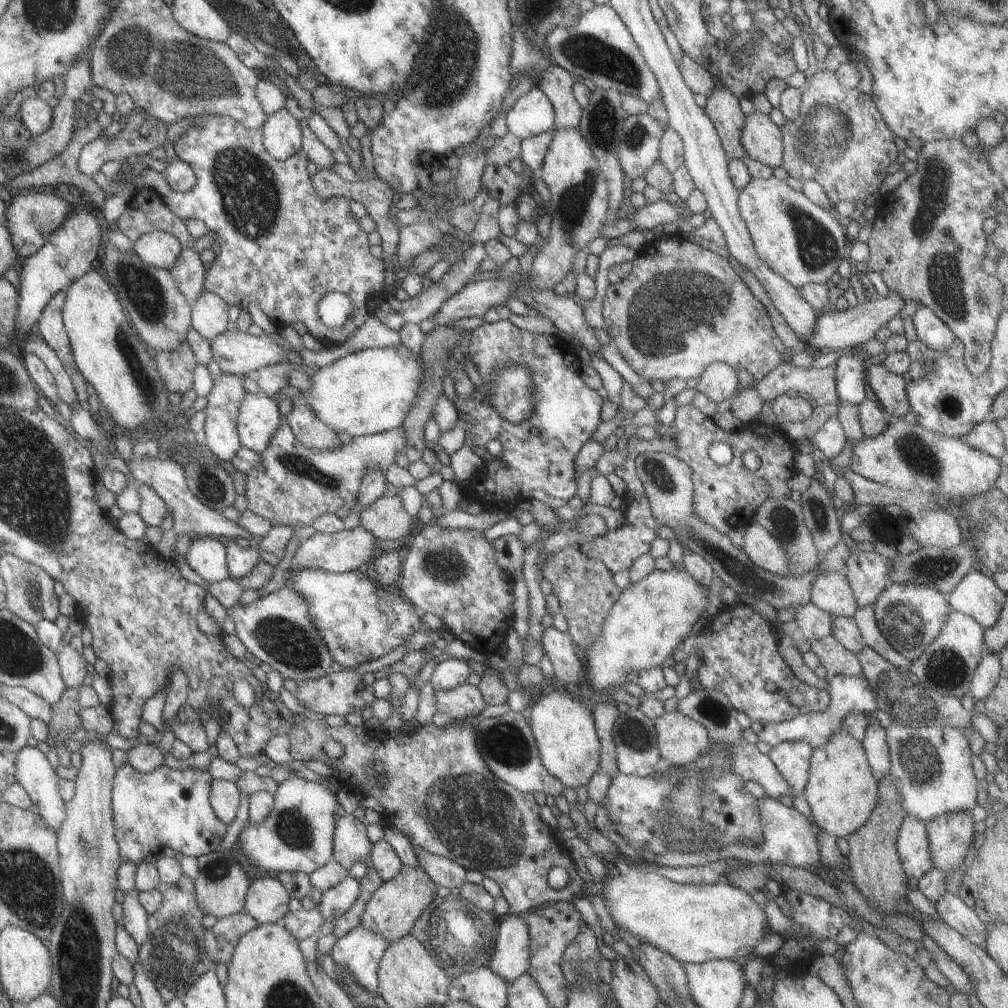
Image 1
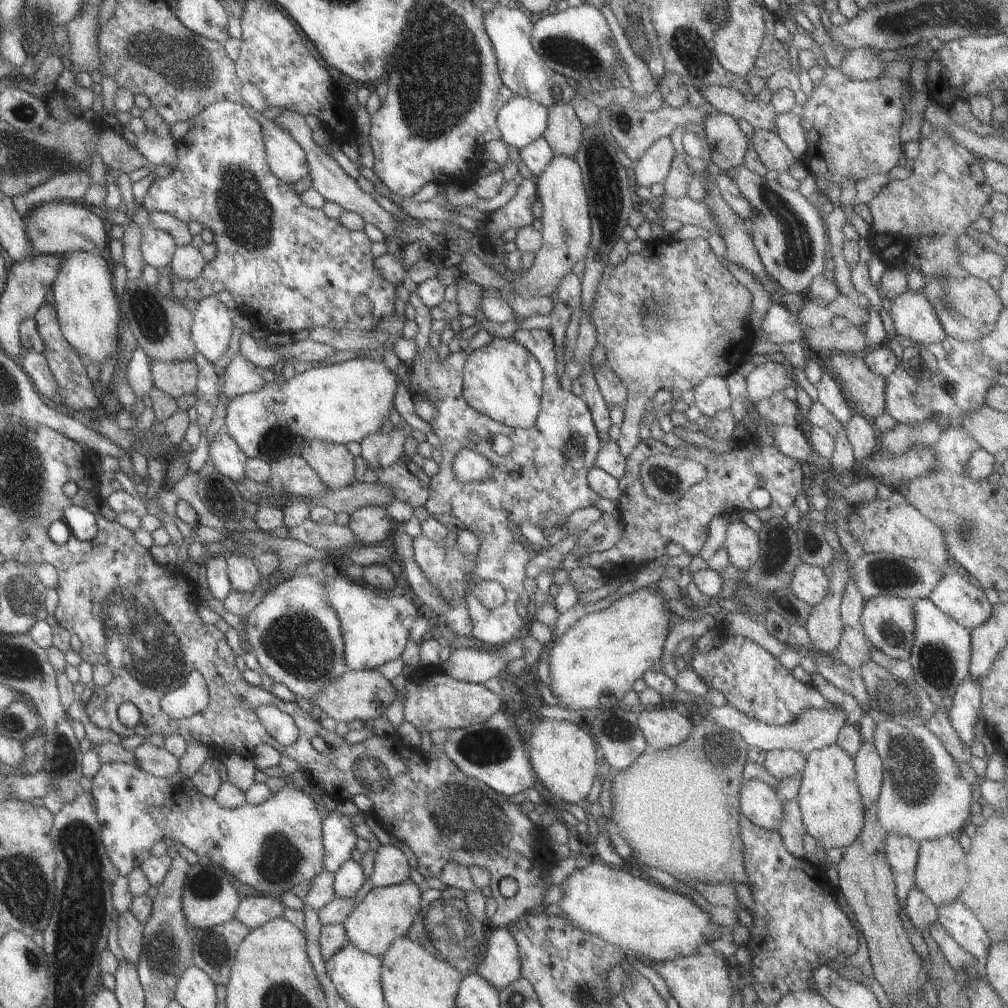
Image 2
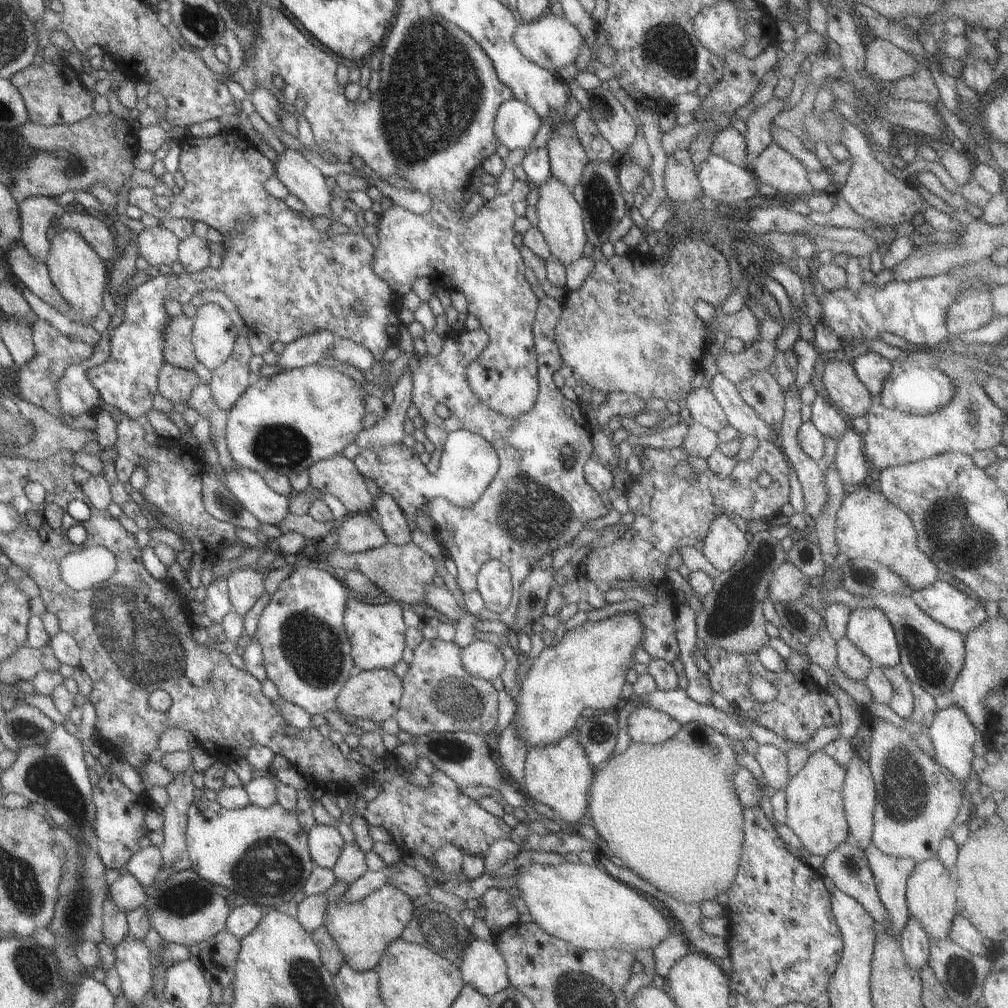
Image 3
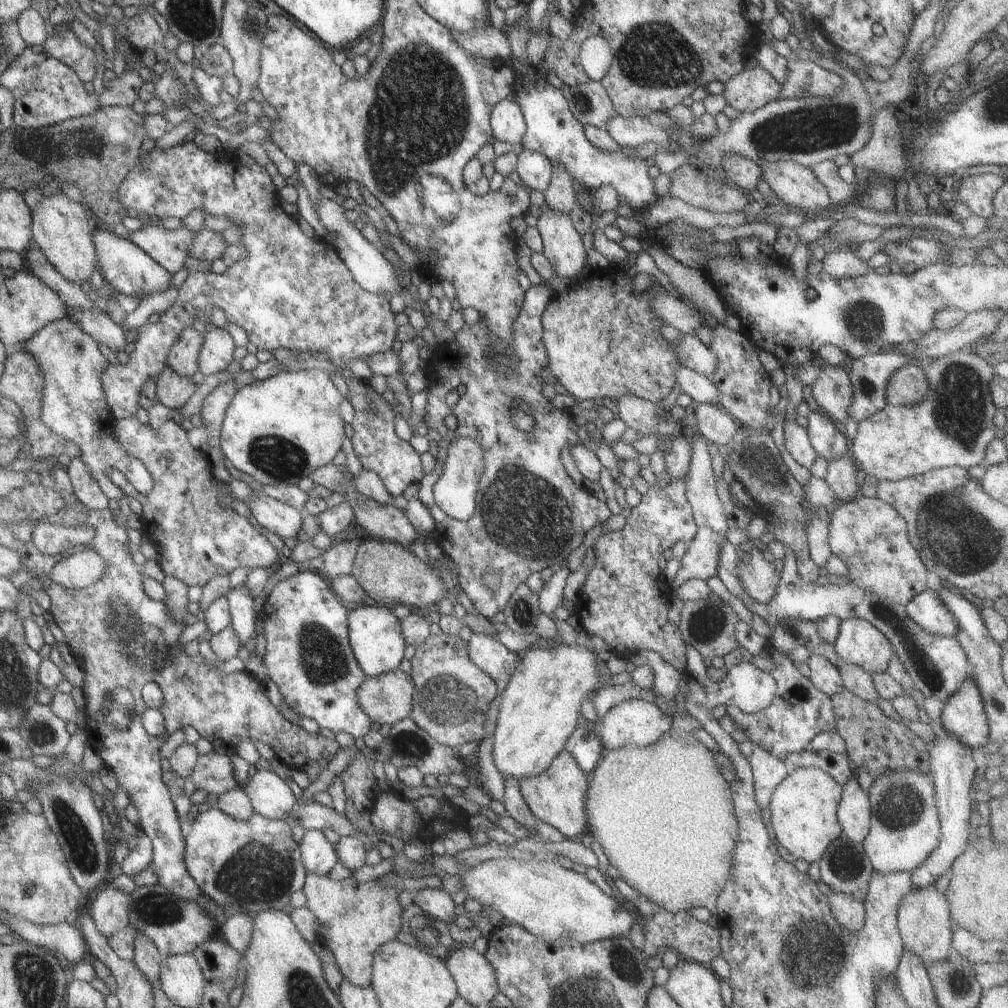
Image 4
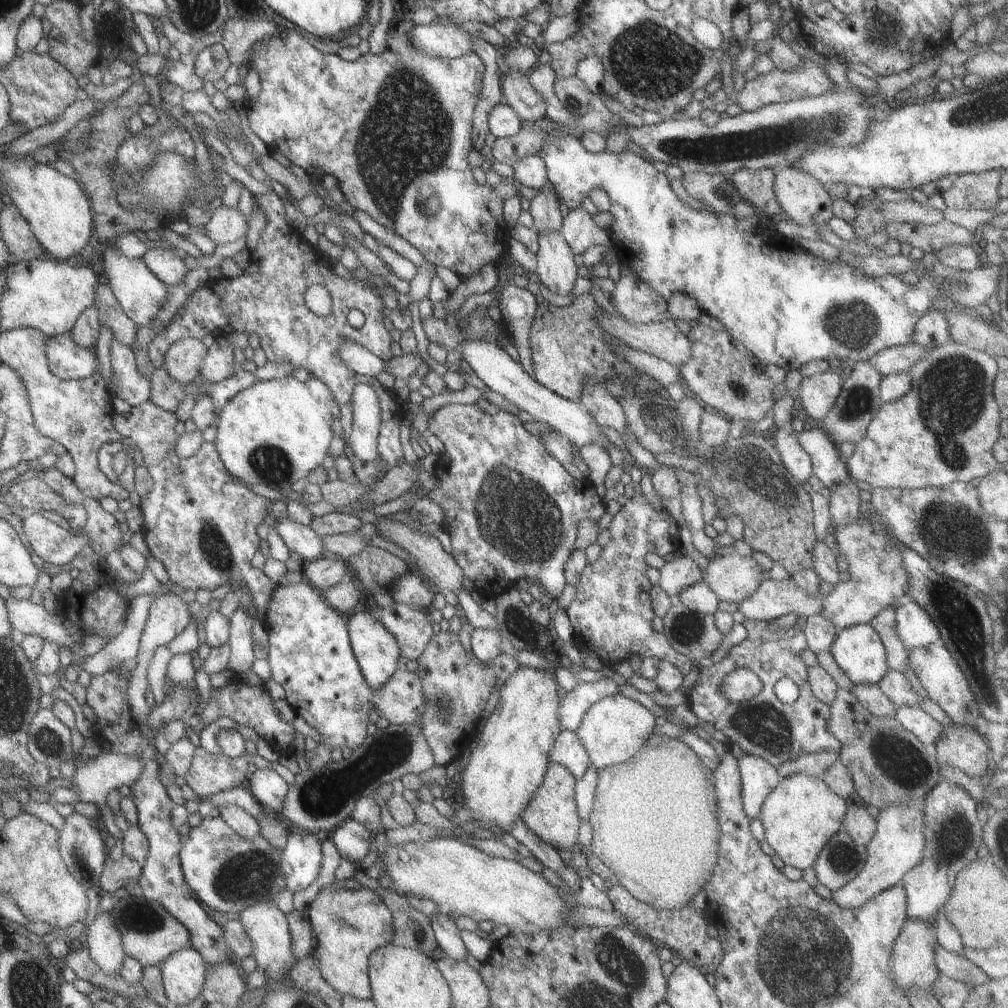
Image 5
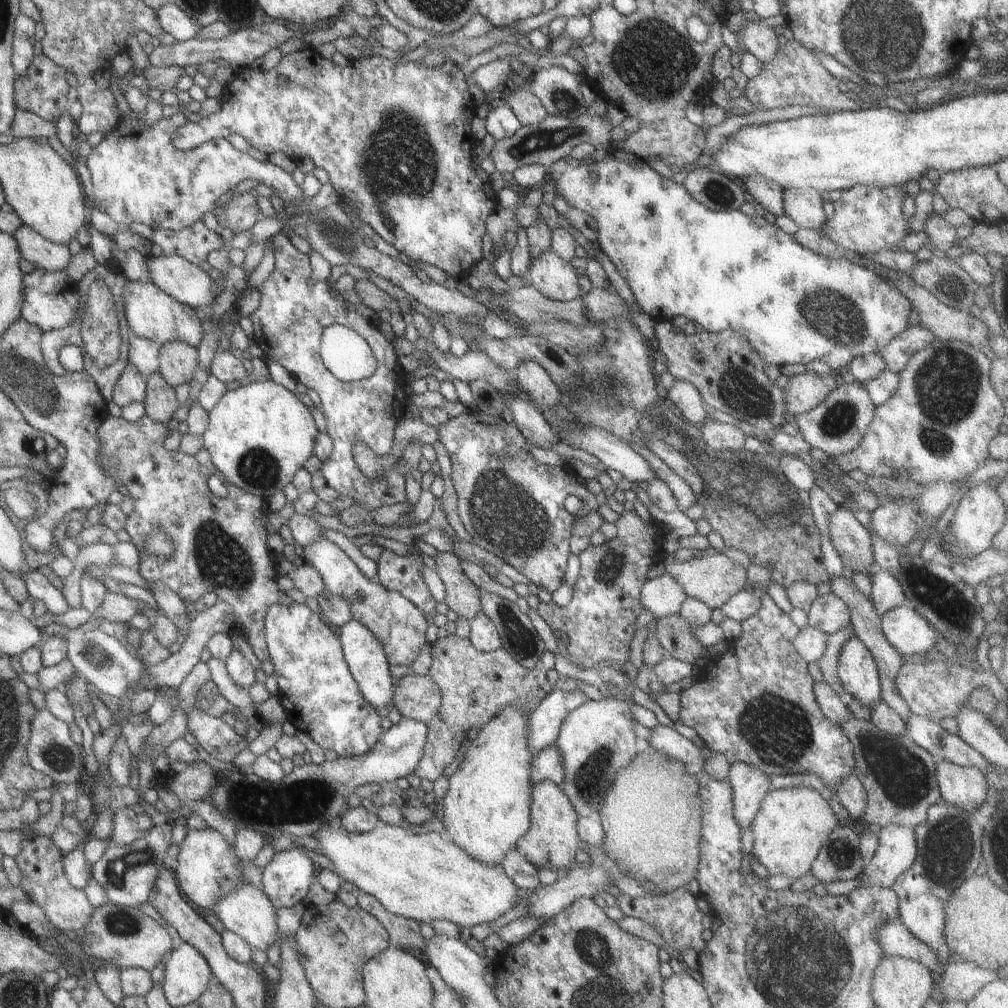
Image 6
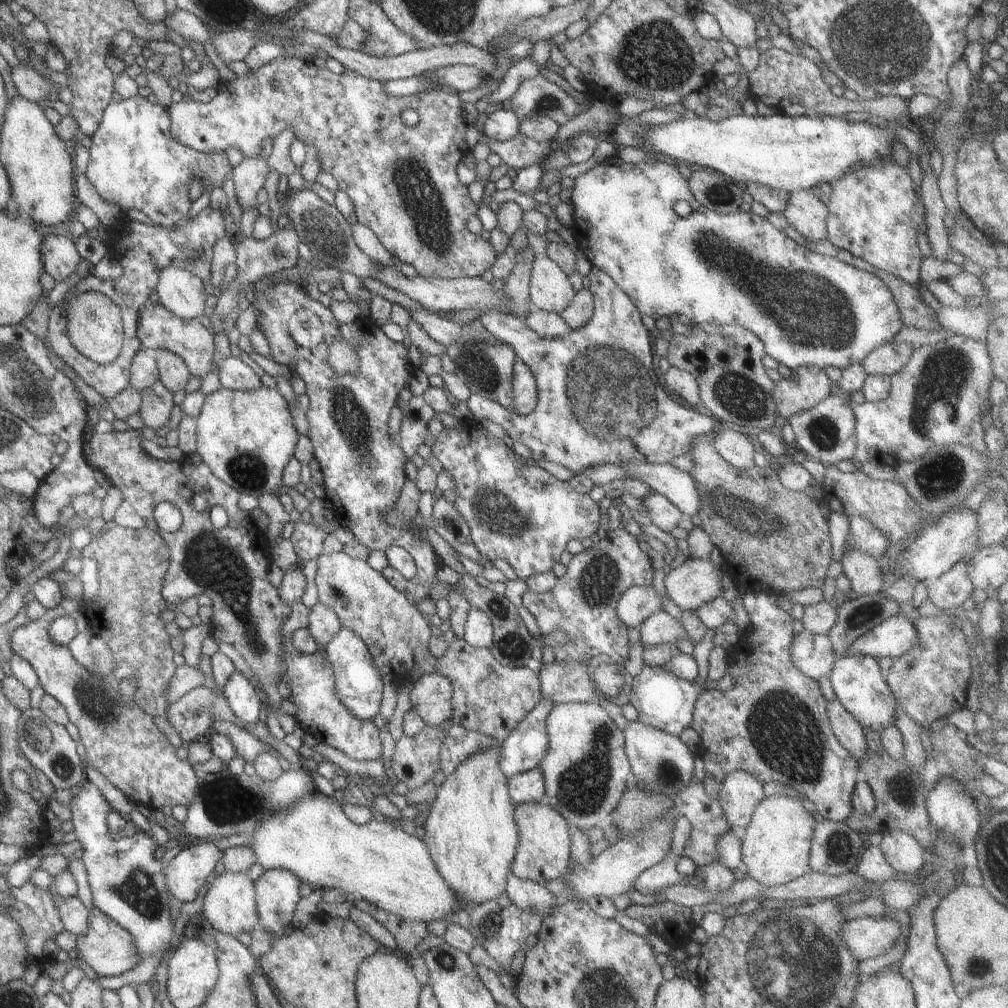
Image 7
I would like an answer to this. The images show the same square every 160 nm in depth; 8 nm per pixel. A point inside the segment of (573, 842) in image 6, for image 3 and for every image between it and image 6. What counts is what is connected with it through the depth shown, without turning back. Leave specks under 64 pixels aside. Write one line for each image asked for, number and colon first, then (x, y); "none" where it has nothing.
3: (558, 775)
4: (555, 796)
5: (551, 814)

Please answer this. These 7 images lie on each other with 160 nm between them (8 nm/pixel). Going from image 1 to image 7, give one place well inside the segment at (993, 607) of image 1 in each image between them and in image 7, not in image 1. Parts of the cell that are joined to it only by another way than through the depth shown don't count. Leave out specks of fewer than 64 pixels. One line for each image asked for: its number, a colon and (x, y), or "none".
2: (966, 604)
3: (940, 601)
4: (925, 610)
5: (914, 627)
6: (908, 632)
7: (890, 638)

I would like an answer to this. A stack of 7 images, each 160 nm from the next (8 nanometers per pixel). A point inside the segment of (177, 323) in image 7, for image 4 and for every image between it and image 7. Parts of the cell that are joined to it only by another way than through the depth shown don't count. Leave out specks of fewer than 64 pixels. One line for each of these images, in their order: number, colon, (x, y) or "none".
4: (124, 267)
5: (139, 293)
6: (150, 313)

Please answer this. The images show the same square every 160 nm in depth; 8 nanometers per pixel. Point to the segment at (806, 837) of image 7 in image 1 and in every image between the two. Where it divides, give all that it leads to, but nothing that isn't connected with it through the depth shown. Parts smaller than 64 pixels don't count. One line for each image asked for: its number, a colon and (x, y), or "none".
1: (840, 790)
2: (832, 813)
3: (813, 809)
4: (803, 805)
5: (799, 816)
6: (791, 825)

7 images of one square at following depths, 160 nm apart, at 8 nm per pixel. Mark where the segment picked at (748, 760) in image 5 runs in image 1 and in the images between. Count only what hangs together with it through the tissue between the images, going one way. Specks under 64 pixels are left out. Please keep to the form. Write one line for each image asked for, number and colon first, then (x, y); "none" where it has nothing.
1: (791, 758)
2: (780, 763)
3: (774, 764)
4: (767, 770)

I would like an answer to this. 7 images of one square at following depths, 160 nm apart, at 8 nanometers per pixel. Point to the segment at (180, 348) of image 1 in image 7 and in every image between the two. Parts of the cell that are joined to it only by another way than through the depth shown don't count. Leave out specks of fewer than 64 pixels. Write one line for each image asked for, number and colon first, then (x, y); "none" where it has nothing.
2: (175, 378)
3: (173, 383)
4: (172, 390)
5: (164, 392)
6: (159, 402)
7: (156, 403)

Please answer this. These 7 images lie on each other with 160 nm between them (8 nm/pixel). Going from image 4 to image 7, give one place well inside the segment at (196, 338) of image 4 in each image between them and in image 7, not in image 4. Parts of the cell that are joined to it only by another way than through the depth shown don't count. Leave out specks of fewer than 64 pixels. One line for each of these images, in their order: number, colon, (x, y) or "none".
5: (182, 359)
6: (176, 359)
7: (172, 373)

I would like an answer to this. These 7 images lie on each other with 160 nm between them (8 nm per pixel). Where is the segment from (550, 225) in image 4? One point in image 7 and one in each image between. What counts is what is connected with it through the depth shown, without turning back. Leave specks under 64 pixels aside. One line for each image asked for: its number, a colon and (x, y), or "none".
5: (555, 268)
6: (553, 277)
7: (549, 289)

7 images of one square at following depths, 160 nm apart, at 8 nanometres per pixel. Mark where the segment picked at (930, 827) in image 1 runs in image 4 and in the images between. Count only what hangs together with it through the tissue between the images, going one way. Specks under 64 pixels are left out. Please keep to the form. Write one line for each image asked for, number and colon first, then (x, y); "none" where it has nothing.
2: (940, 874)
3: (931, 890)
4: (922, 920)

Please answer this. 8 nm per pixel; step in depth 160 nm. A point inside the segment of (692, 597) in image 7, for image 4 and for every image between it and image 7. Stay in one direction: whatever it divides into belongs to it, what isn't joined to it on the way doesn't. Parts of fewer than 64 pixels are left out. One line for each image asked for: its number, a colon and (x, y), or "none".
4: (758, 577)
5: (732, 577)
6: (713, 580)

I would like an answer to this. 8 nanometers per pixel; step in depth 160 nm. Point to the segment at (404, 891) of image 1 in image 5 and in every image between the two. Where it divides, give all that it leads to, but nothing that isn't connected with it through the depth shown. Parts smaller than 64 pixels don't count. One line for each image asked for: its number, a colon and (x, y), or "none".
2: (385, 913)
3: (362, 929)
4: (354, 918)
5: (346, 925)

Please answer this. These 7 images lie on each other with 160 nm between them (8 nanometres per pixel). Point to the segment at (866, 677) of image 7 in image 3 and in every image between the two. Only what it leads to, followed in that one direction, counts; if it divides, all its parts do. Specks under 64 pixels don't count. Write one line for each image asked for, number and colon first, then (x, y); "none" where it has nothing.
3: (869, 630)
4: (858, 641)
5: (857, 650)
6: (855, 668)

